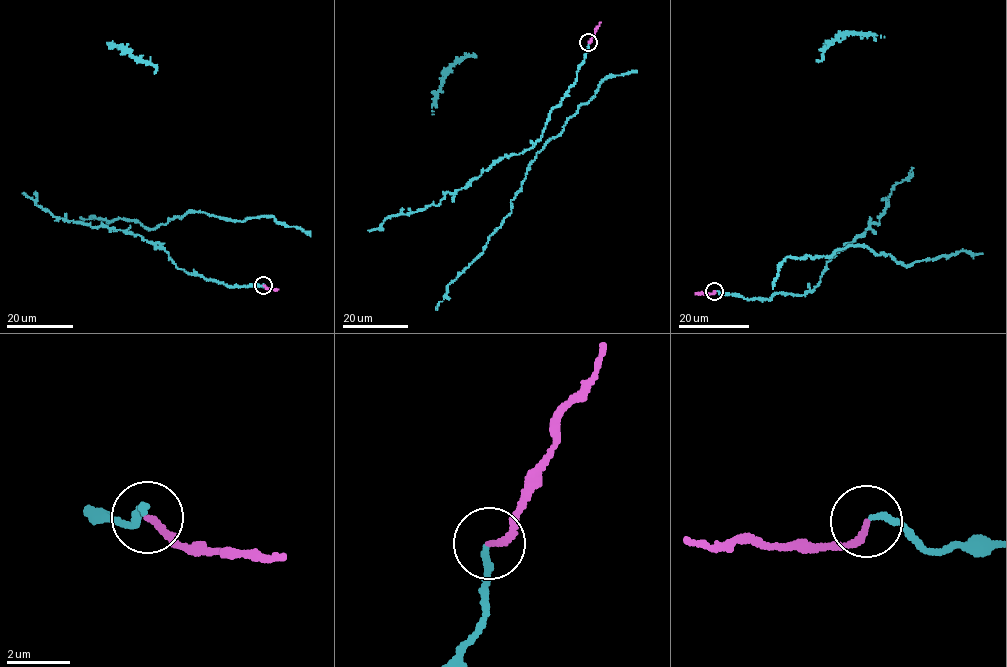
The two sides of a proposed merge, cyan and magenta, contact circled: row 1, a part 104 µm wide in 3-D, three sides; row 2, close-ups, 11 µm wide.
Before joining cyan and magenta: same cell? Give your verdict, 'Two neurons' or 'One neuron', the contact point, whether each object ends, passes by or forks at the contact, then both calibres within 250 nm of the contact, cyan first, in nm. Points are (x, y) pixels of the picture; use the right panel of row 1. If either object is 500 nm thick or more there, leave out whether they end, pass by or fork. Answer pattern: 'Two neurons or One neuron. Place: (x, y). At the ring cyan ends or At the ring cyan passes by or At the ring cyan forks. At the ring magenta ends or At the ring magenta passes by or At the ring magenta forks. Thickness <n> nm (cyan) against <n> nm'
Two neurons. Place: (714, 291). At the ring cyan ends. At the ring magenta ends. Thickness 200 nm (cyan) against 220 nm

